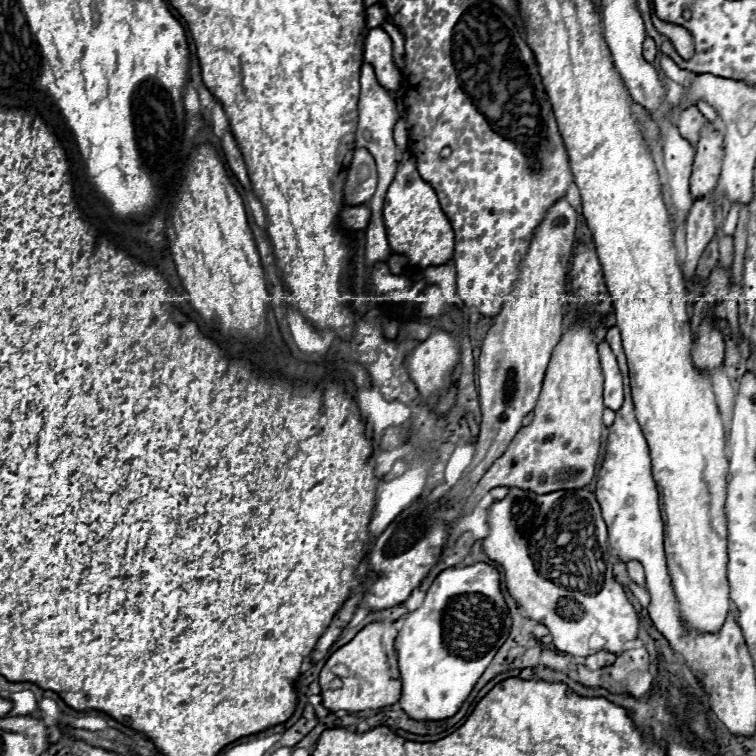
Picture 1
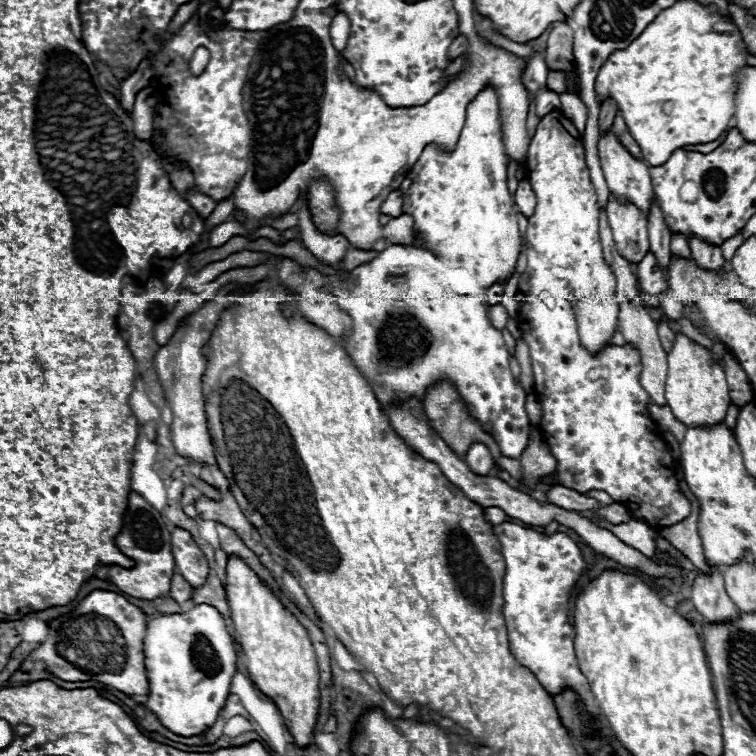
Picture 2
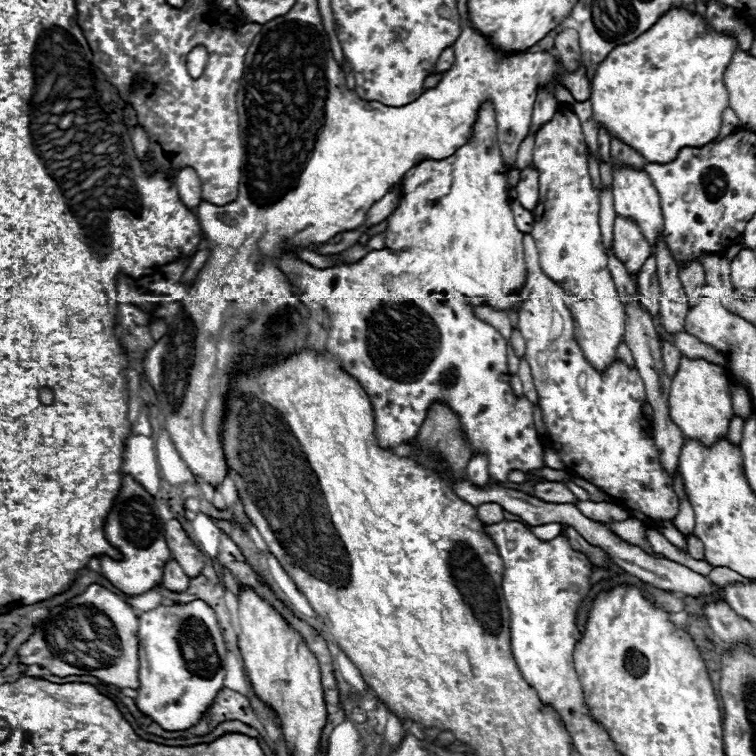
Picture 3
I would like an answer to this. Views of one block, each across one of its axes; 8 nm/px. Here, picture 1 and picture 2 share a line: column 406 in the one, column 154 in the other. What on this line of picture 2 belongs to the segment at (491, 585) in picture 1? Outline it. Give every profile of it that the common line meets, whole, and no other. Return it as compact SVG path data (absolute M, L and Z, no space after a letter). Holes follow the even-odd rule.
M196 604L182 614L154 614L146 624L144 668L148 678L146 708L170 732L192 736L206 732L218 718L236 672L234 642L220 612L210 604Z

